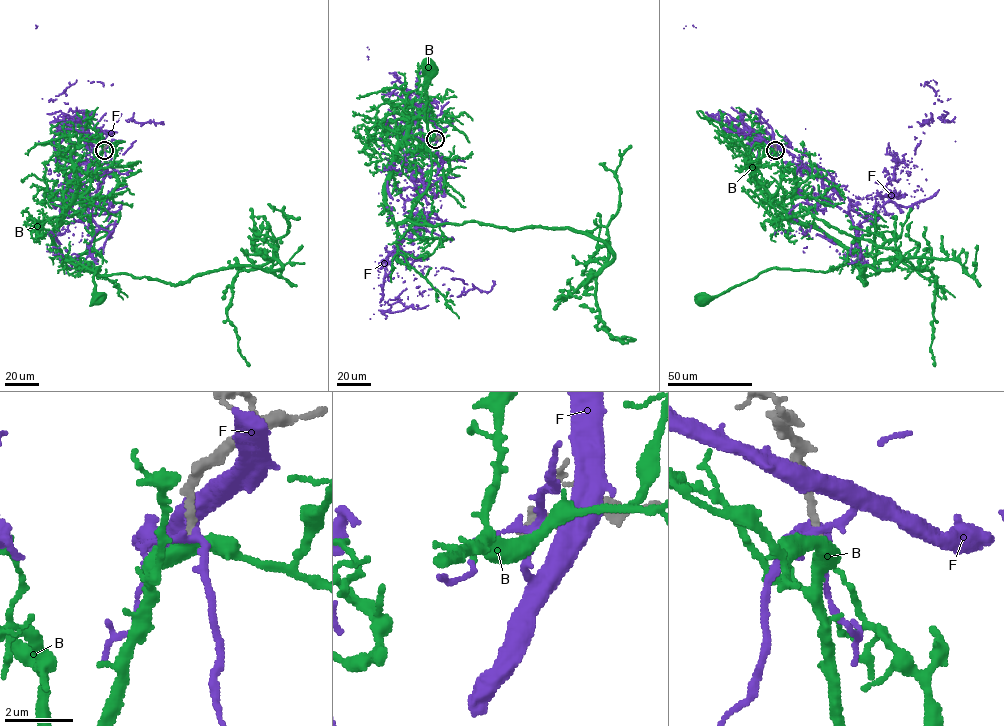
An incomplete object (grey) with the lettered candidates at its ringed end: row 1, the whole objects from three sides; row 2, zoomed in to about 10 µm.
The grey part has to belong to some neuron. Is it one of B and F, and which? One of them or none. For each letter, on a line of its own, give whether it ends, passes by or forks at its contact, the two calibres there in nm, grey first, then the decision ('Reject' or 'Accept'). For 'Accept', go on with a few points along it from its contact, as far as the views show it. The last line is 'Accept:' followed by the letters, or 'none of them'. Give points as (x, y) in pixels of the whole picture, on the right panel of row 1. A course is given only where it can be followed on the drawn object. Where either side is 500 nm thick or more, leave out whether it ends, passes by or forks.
B: It passes by. Thickness 220 nm (grey) against 420 nm. Accept. Its course: (776, 150), (780, 183), (774, 198), (789, 213), (836, 239), (860, 259), (823, 271), (769, 268), (704, 298)
F: It forks there. Thickness 240 nm (grey) against 200 nm. Reject
Accept: B

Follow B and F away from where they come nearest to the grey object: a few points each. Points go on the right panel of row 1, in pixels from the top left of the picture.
B: (776, 150), (780, 183), (774, 198), (789, 213), (836, 239), (860, 259), (823, 271), (769, 268), (704, 298)
F: (776, 149), (724, 129), (744, 123), (821, 171), (850, 216), (943, 120), (935, 81), (920, 83)

